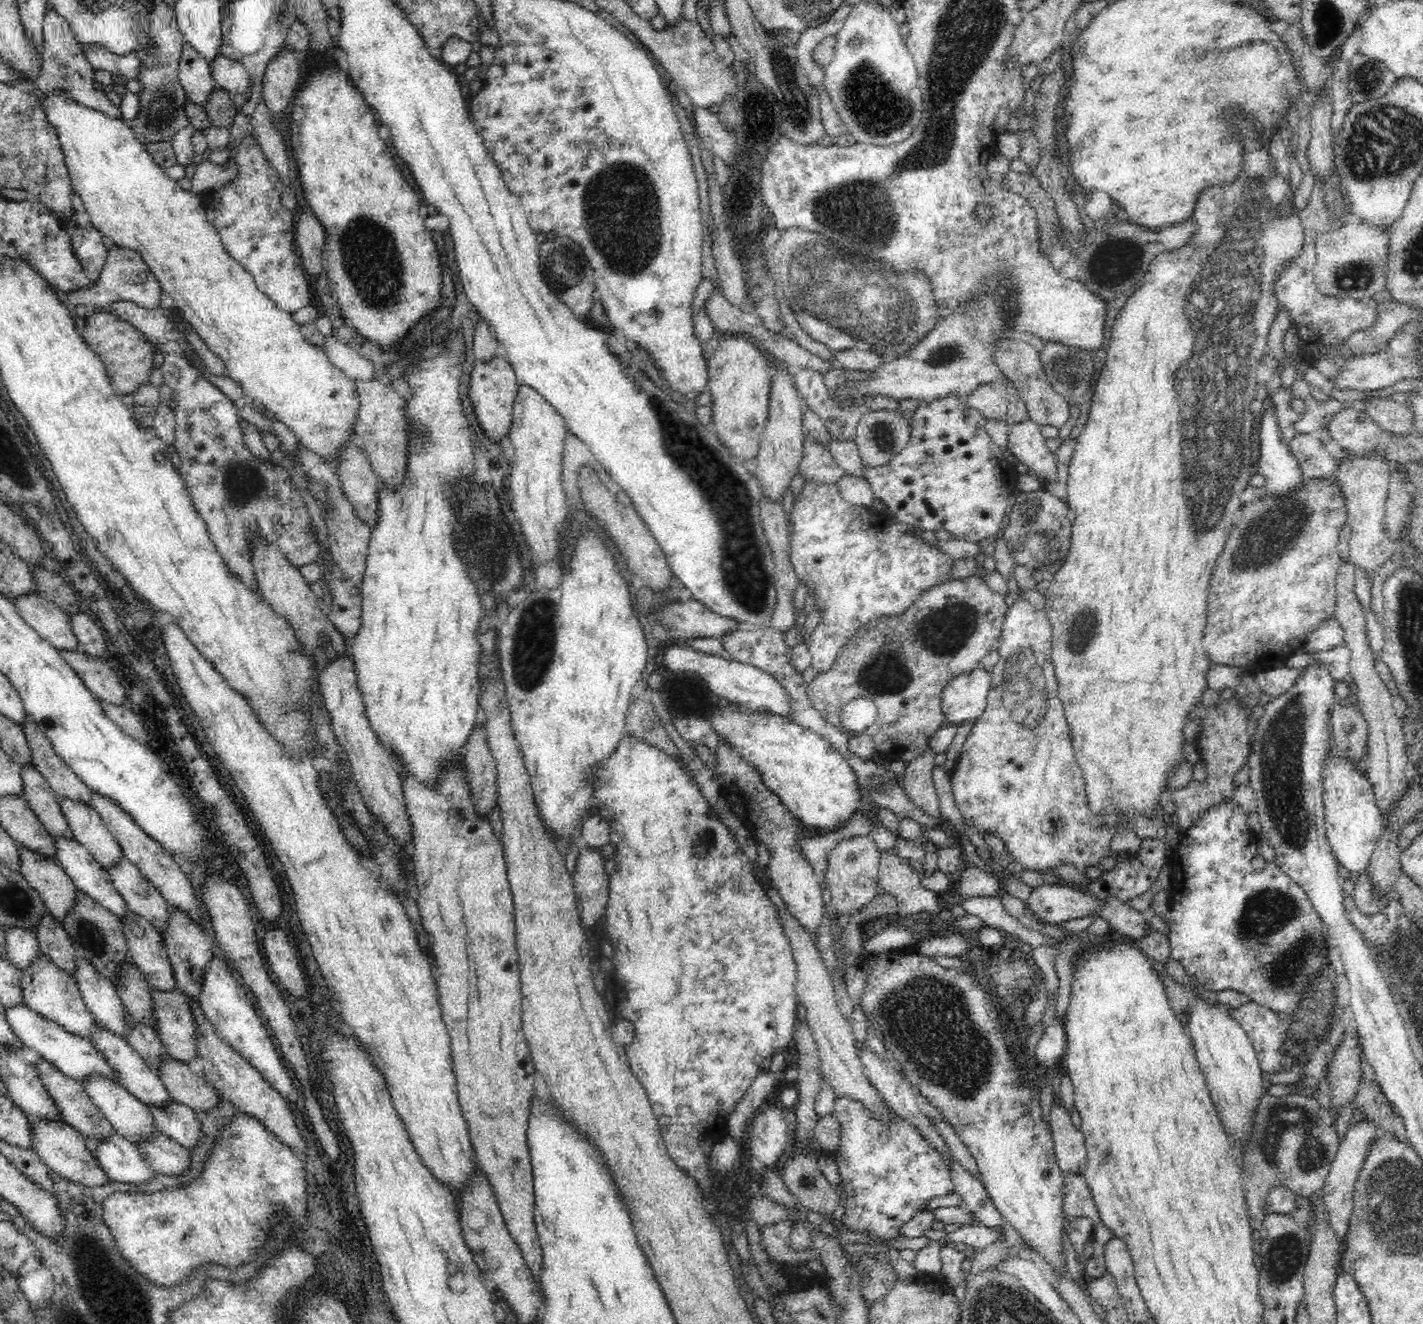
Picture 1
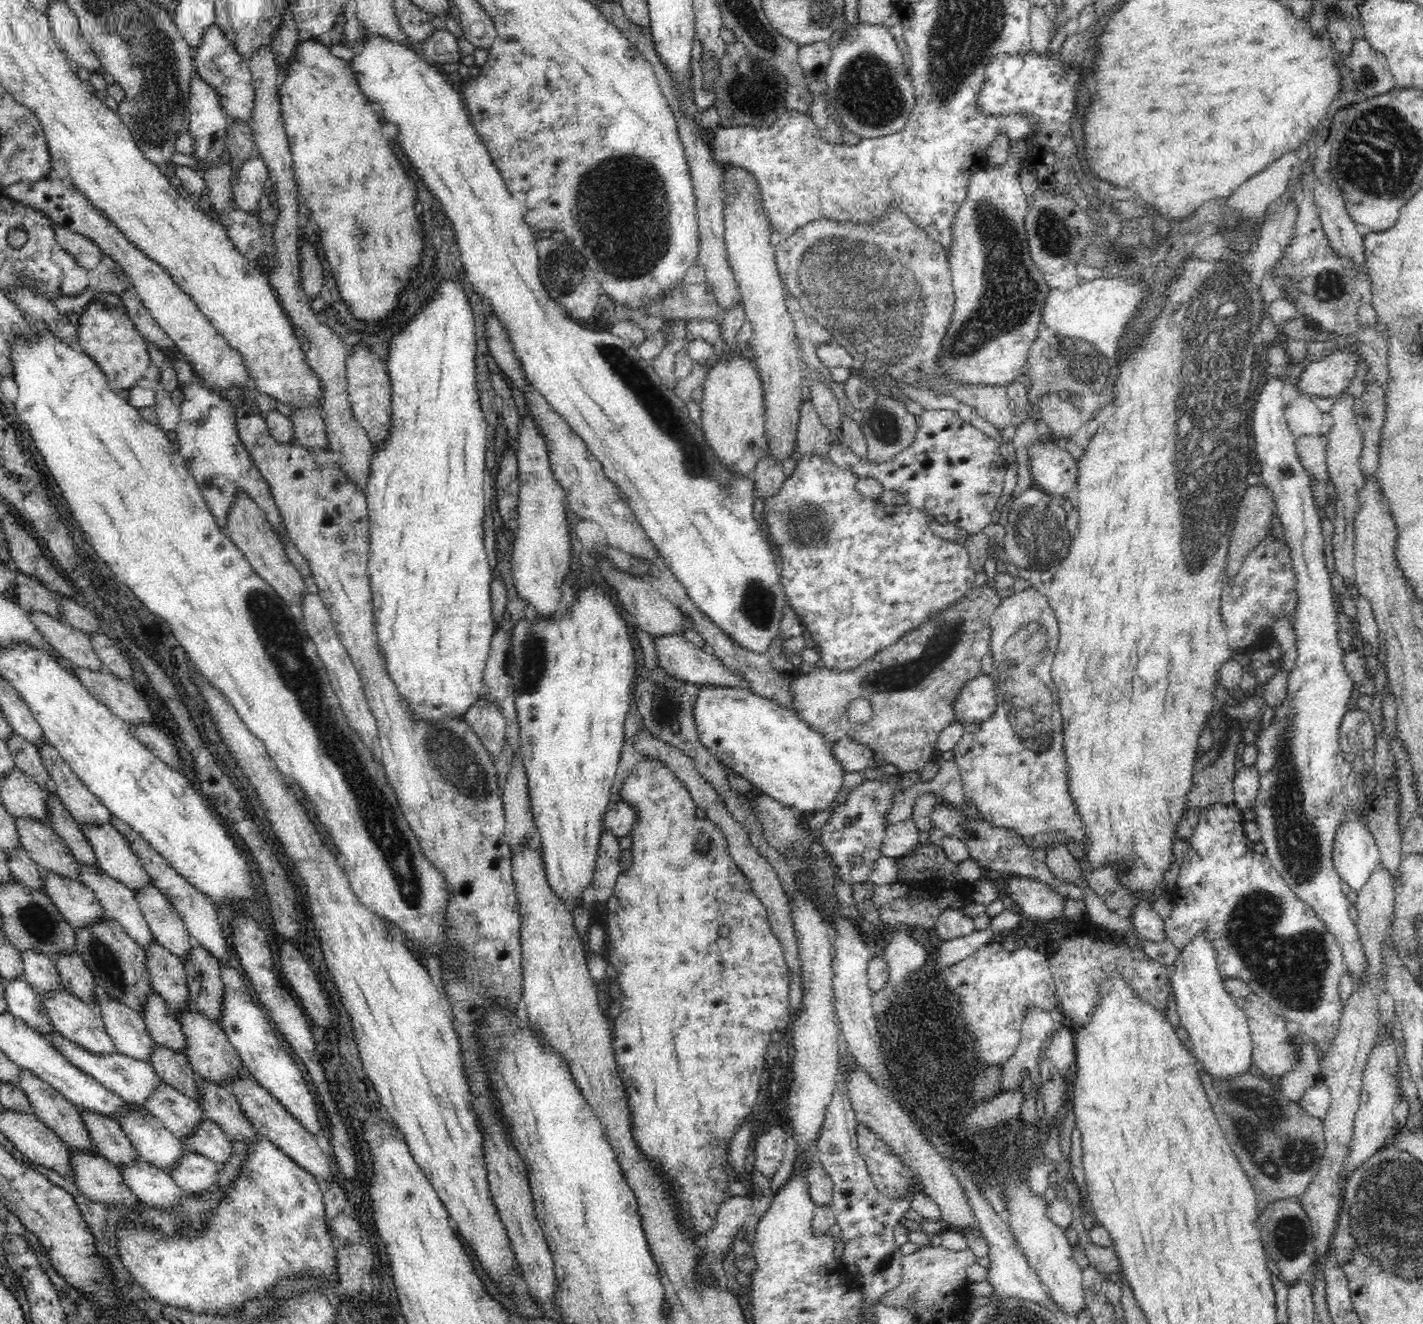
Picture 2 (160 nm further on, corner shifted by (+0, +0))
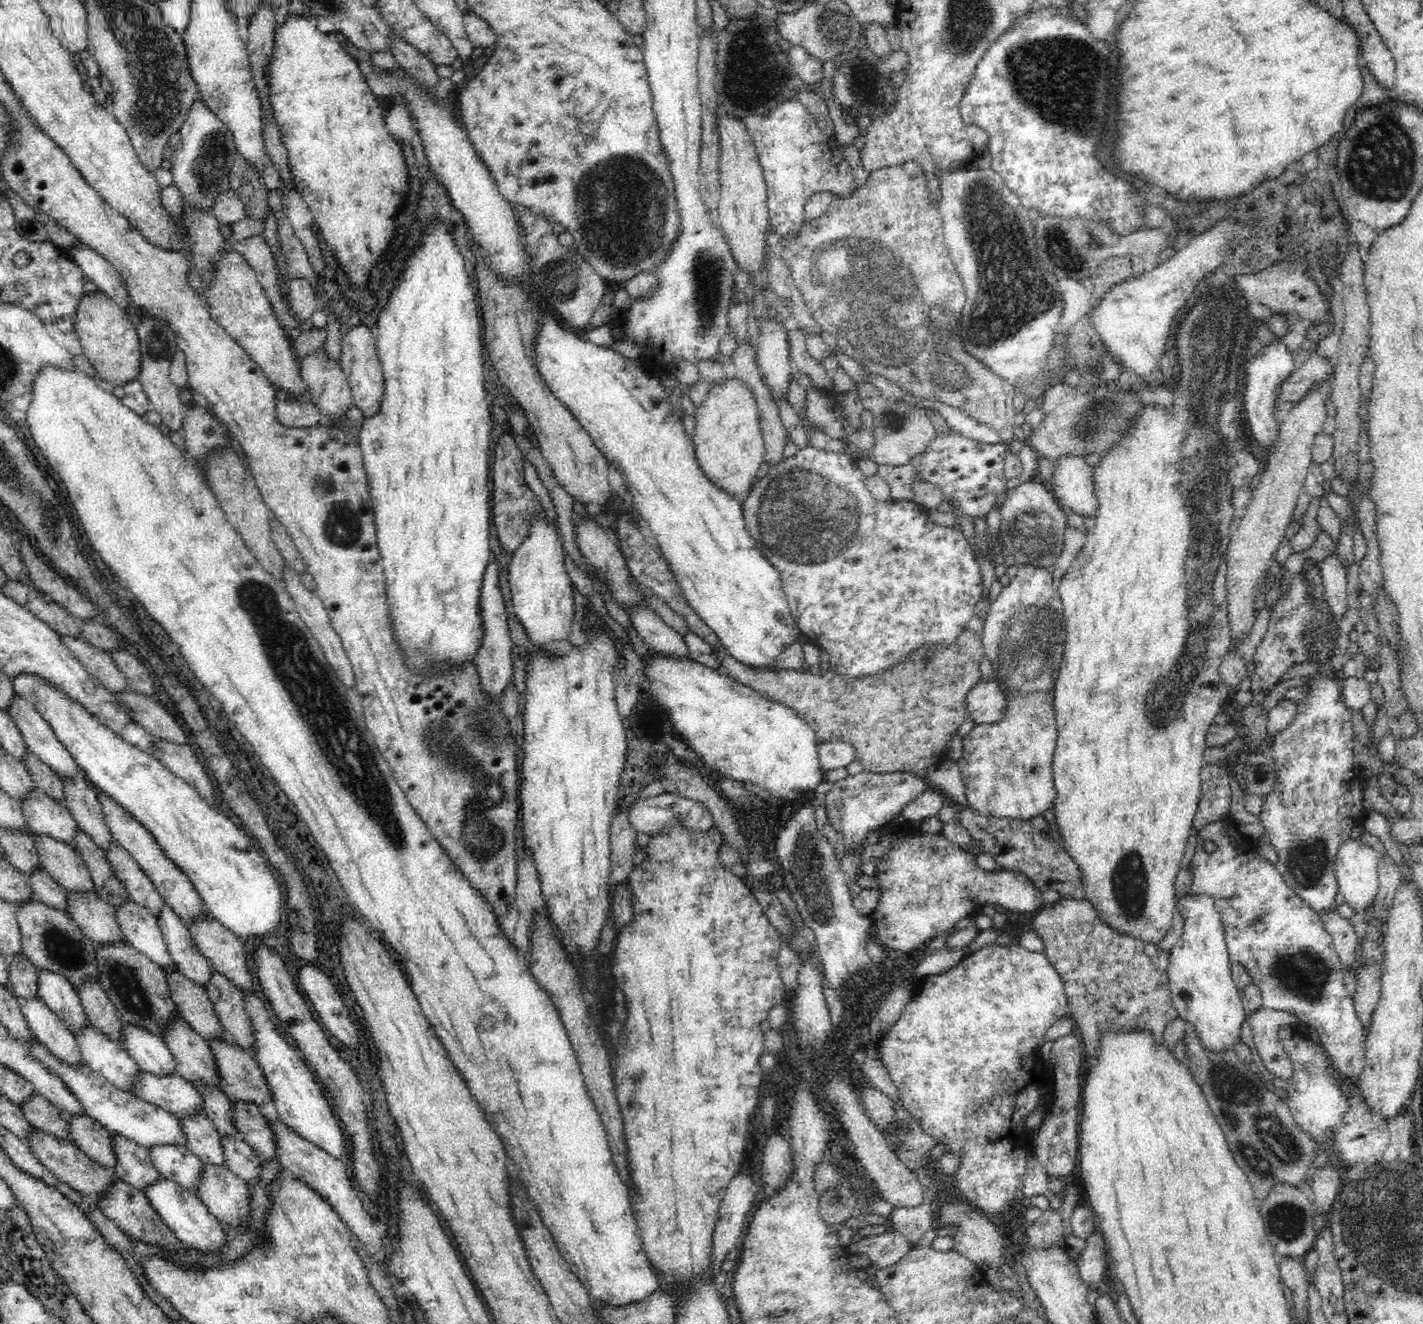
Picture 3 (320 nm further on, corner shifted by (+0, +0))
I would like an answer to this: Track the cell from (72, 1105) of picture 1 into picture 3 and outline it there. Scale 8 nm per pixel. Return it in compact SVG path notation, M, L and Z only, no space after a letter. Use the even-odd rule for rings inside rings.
M111 1133L110 1139L116 1153L115 1174L118 1179L142 1191L161 1180L160 1172L150 1158L150 1149L120 1133Z

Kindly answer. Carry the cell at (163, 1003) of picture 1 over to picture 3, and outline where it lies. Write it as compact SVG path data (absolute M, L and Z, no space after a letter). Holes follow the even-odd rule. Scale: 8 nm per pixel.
M208 1040L220 1078L220 1088L231 1101L247 1101L262 1107L272 1102L264 1071L248 1051L234 1042Z

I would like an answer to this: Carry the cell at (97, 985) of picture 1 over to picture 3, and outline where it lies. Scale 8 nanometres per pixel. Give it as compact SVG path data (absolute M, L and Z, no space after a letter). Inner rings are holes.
M122 1021L123 1048L134 1059L141 1072L156 1076L176 1073L176 1062L164 1040L145 1028Z

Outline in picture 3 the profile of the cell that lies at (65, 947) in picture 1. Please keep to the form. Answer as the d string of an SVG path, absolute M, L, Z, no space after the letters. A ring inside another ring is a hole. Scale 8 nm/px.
M86 980L74 986L84 1013L89 1022L99 1032L117 1043L122 1041L122 1020L116 1005L108 997L102 985L96 980Z

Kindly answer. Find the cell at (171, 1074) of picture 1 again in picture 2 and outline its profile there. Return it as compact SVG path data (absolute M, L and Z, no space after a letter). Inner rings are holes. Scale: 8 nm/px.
M200 1077L198 1093L202 1093L202 1102L198 1102L204 1111L204 1118L214 1121L223 1128L223 1131L245 1145L254 1142L260 1135L250 1124L250 1120L240 1109L238 1100L228 1088L209 1082Z

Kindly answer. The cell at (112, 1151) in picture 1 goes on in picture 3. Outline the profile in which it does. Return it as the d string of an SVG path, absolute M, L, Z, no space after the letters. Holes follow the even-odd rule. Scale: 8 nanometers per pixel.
M162 1178L150 1184L143 1192L166 1226L186 1247L200 1254L208 1254L221 1251L227 1246L222 1223L207 1210L196 1194L180 1187L176 1182Z

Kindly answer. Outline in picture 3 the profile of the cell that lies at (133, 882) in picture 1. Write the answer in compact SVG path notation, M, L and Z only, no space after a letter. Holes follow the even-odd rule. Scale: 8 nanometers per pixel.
M167 904L162 906L162 912L156 918L179 973L200 986L206 986L212 978L213 968L200 952L188 926L182 924L180 917Z

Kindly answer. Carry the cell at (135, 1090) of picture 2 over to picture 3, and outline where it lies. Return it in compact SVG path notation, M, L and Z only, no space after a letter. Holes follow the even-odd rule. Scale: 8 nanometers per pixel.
M138 1072L138 1078L134 1088L130 1091L134 1091L134 1096L142 1099L150 1104L155 1104L172 1114L178 1116L194 1116L196 1110L204 1109L204 1099L202 1095L198 1093L198 1089L194 1087L194 1084L190 1083L183 1076L178 1073L168 1076L156 1076L148 1072Z

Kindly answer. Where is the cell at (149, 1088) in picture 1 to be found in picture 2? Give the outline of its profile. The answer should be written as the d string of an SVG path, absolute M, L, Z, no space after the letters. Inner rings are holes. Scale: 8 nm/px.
M167 1083L158 1084L143 1104L181 1141L188 1138L204 1119L204 1111L195 1100Z

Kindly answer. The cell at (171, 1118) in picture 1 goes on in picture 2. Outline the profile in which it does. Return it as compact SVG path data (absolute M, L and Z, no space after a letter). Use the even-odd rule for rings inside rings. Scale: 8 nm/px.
M208 1118L200 1120L196 1130L182 1140L186 1151L200 1153L218 1164L226 1164L230 1160L232 1141L223 1128Z

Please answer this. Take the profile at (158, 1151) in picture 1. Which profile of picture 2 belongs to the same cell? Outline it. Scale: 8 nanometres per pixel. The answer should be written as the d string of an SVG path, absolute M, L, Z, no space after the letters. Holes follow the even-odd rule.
M185 1151L174 1166L168 1174L185 1194L201 1197L219 1186L218 1163L200 1153Z

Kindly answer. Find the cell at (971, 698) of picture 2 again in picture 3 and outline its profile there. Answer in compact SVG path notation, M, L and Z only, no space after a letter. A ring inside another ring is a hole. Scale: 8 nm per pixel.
M982 680L974 685L966 698L967 713L975 723L998 723L1007 714L1009 701L996 680Z

